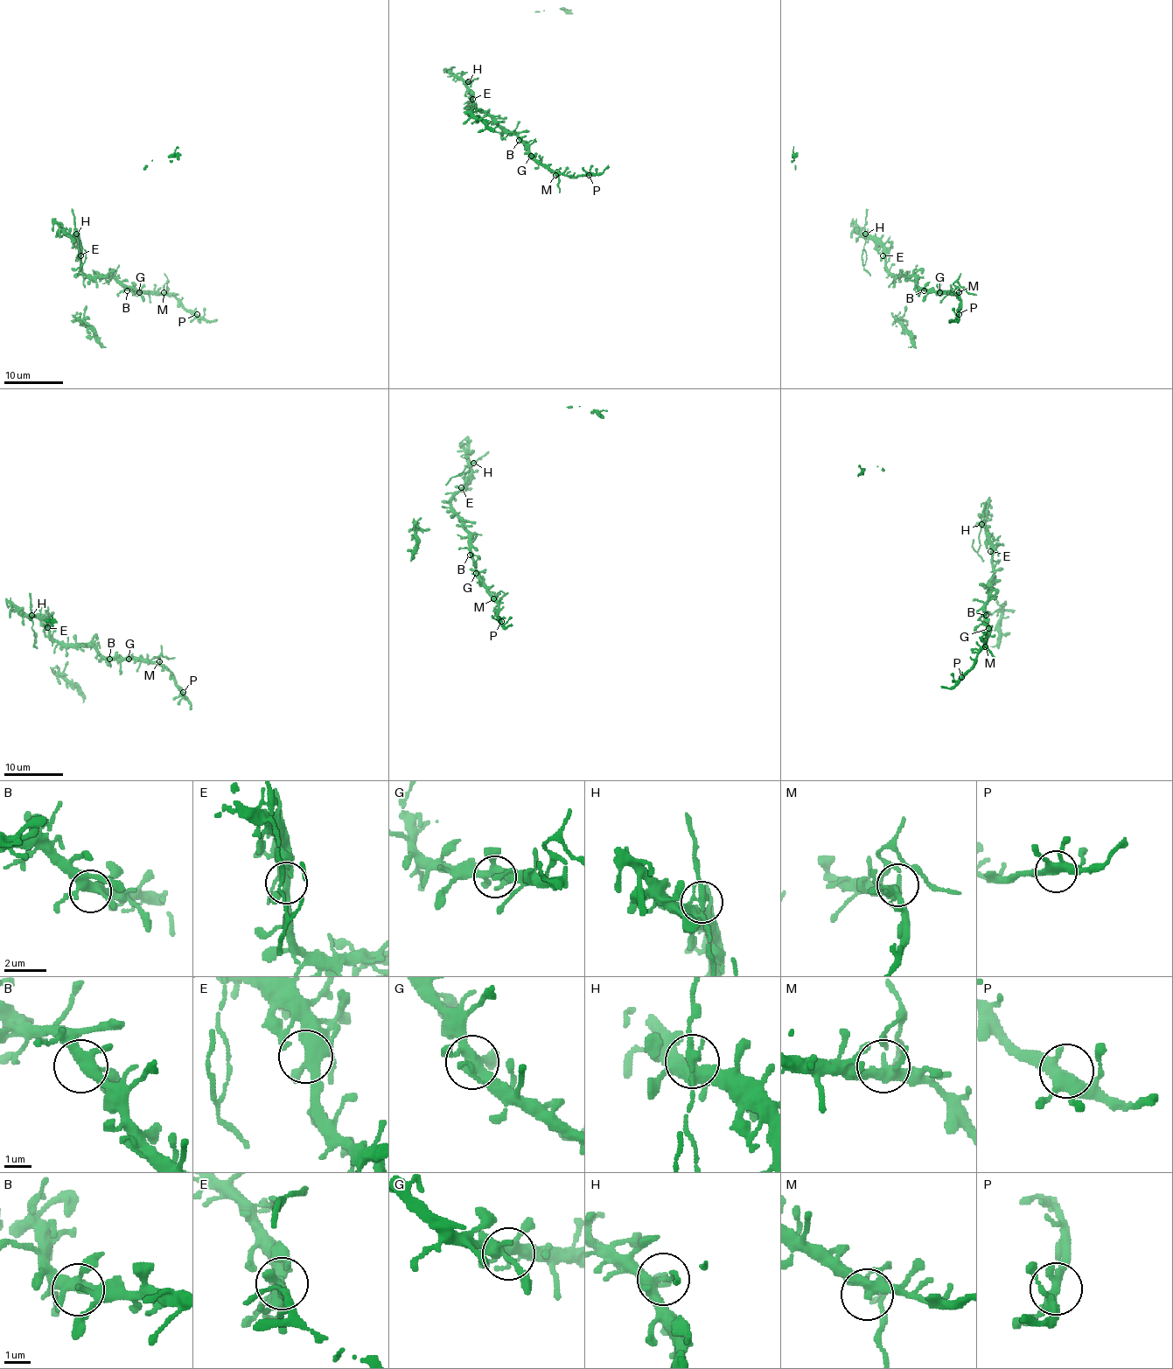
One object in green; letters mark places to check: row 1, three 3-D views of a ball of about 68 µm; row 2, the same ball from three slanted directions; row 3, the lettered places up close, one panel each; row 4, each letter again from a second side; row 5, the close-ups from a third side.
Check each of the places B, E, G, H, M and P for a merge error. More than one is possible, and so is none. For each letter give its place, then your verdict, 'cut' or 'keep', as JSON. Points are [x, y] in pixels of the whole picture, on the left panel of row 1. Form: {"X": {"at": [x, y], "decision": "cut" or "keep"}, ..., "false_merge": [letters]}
{"B": {"at": [127, 290], "decision": "keep"}, "E": {"at": [80, 255], "decision": "keep"}, "G": {"at": [139, 292], "decision": "keep"}, "H": {"at": [76, 233], "decision": "cut"}, "M": {"at": [164, 292], "decision": "cut"}, "P": {"at": [197, 314], "decision": "keep"}, "false_merge": ["H", "M"]}

